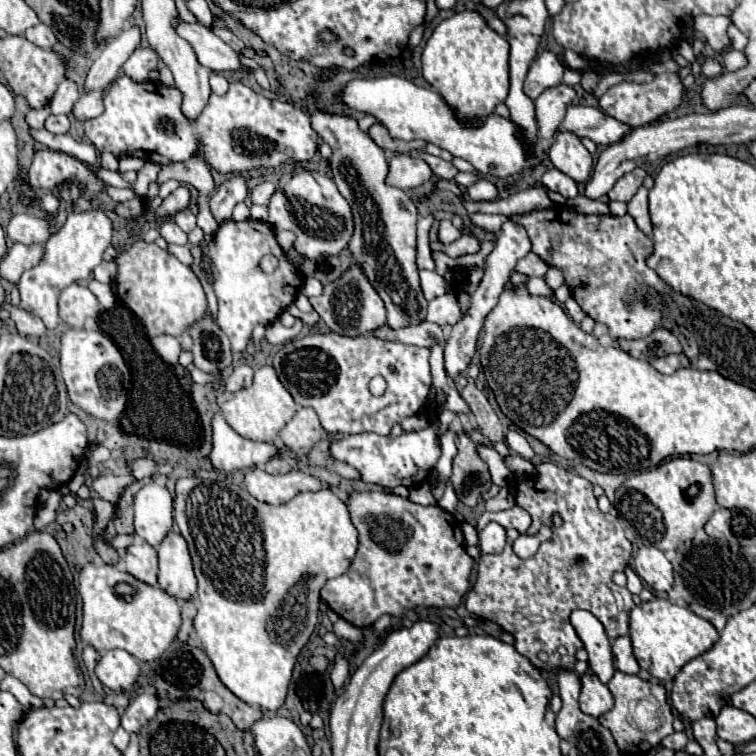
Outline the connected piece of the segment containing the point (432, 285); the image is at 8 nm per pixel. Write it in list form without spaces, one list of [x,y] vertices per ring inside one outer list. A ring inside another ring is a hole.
[[[420,272],[422,274],[422,290],[428,300],[442,296],[446,292],[446,280],[436,272]]]

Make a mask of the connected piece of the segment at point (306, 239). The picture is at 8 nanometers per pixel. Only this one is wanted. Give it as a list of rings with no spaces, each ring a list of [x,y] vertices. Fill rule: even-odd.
[[[304,170],[300,174],[294,174],[288,184],[276,188],[268,202],[268,224],[274,230],[292,230],[296,236],[294,248],[310,260],[316,260],[318,256],[340,254],[354,234],[350,204],[346,204],[344,198],[336,196],[336,184],[330,178],[324,178],[324,182],[322,190],[318,178],[314,178],[312,172]]]

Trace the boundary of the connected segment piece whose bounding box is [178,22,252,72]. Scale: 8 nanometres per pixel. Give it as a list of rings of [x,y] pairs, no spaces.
[[[182,22],[178,28],[178,34],[188,40],[198,56],[198,62],[214,72],[252,72],[252,68],[244,66],[240,60],[240,54],[234,52],[226,42],[222,42],[214,32],[204,28],[202,24],[186,24]]]

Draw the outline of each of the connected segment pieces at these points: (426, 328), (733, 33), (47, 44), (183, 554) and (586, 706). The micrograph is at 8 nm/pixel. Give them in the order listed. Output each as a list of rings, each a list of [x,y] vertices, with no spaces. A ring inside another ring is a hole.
[[[420,322],[416,326],[404,326],[404,328],[390,328],[388,324],[376,328],[370,332],[372,336],[380,338],[380,340],[390,340],[390,342],[402,342],[402,344],[412,344],[412,346],[434,346],[436,342],[444,342],[444,334],[442,328],[438,324],[432,322]]]
[[[730,24],[728,34],[730,34],[730,38],[732,38],[732,48],[730,48],[730,50],[744,50],[744,48],[746,48],[748,38],[746,38],[734,24]]]
[[[38,24],[38,26],[28,28],[26,30],[26,38],[32,44],[36,44],[36,46],[40,46],[44,50],[48,50],[48,48],[52,48],[56,44],[56,36],[54,36],[54,32],[46,24]]]
[[[170,532],[166,540],[158,546],[158,558],[160,558],[160,572],[158,572],[158,584],[160,588],[180,600],[192,600],[196,598],[196,576],[192,570],[190,554],[186,540],[178,532]]]
[[[592,672],[580,674],[580,682],[582,682],[582,692],[580,692],[580,710],[584,714],[590,714],[594,718],[598,718],[602,712],[608,712],[614,704],[610,690],[598,680],[598,676],[594,676]]]

